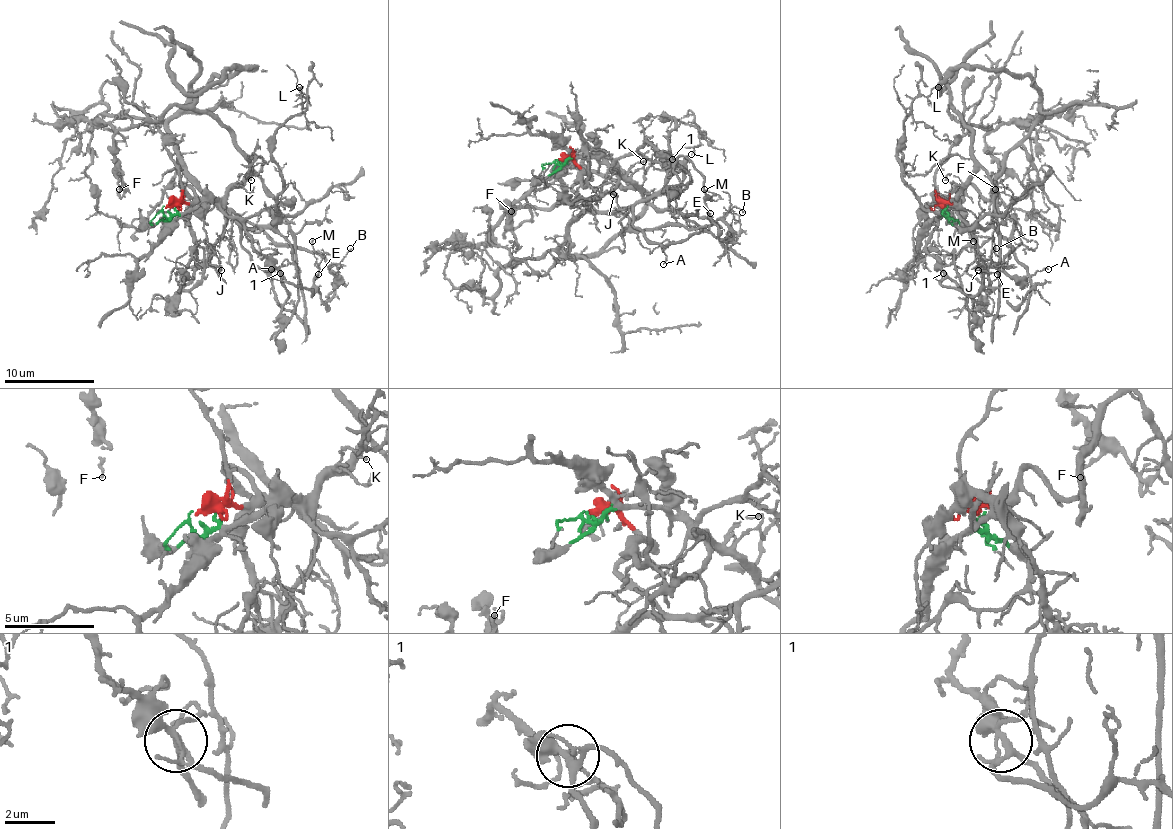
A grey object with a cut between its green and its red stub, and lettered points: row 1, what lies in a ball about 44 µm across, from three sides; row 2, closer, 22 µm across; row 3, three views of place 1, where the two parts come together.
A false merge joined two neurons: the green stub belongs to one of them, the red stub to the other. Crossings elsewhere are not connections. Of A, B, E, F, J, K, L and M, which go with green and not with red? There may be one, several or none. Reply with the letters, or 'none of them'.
E, F, J, K, M

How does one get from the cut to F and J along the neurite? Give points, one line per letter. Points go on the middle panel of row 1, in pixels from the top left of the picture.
F: (555, 159), (598, 159), (641, 190), (558, 165), (524, 195), (506, 201), (506, 222), (510, 211)
J: (555, 159), (587, 159), (603, 163), (610, 168), (619, 183), (610, 190), (614, 195)

